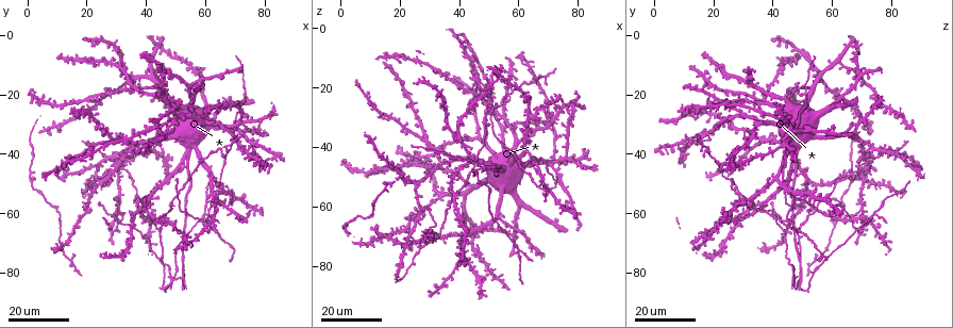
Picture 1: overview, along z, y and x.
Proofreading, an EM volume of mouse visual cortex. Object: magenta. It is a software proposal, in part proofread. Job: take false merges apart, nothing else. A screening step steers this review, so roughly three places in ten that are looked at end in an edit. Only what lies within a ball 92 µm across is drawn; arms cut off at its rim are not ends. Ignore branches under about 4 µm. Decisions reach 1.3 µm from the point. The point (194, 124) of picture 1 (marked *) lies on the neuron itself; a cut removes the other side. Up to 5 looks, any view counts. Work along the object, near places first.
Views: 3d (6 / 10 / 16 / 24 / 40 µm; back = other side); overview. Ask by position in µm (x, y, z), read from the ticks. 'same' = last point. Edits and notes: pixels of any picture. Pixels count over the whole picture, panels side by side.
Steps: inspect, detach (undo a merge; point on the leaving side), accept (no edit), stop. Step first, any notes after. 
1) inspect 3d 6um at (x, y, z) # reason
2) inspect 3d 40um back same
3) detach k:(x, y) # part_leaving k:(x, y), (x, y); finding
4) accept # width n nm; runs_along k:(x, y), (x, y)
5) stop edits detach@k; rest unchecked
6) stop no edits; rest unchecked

inspect 3d 16um at (66, 37, 17) # calibre changes

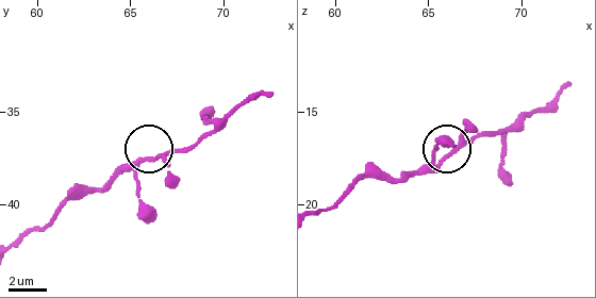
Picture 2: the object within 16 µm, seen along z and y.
inspect 3d 10um at (66.1, 37.5, 17.2)

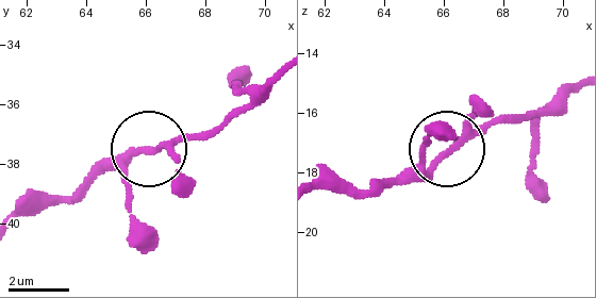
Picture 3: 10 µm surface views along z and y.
accept # runs_along 3:(17, 216), (79, 196), (132, 155), (205, 137); one neuron here

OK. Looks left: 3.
inspect 3d 24um at (50, 55, 29) # arms part here

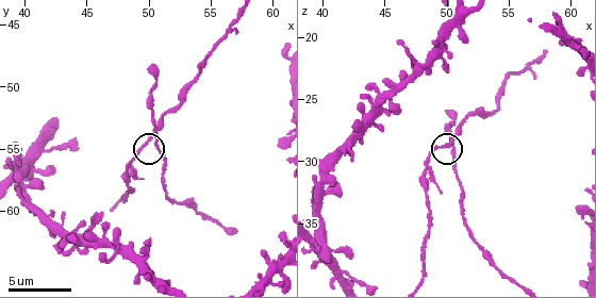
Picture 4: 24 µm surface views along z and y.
inspect 3d 10um at (50.2, 54.4, 28.8)

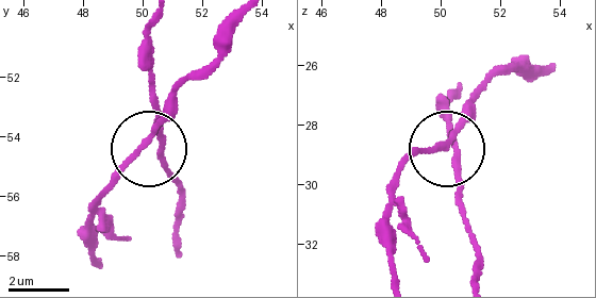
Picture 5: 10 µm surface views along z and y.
accept # side_arm 38 um; arms 3; all the same neuron

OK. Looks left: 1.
stop no edits; rest unchecked

